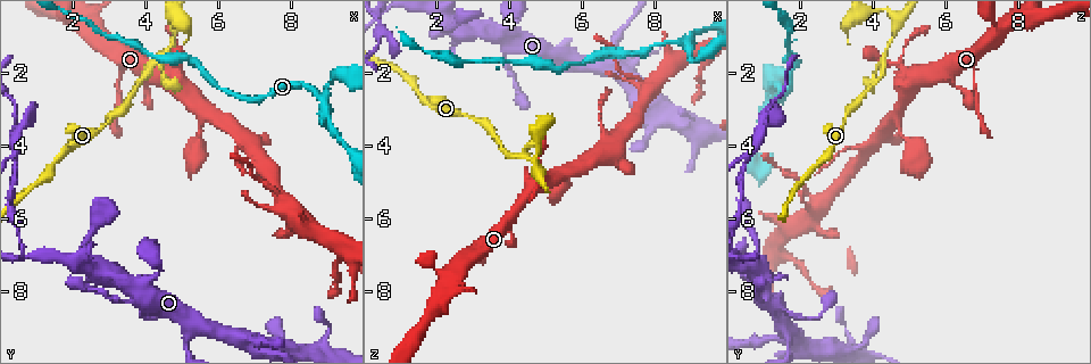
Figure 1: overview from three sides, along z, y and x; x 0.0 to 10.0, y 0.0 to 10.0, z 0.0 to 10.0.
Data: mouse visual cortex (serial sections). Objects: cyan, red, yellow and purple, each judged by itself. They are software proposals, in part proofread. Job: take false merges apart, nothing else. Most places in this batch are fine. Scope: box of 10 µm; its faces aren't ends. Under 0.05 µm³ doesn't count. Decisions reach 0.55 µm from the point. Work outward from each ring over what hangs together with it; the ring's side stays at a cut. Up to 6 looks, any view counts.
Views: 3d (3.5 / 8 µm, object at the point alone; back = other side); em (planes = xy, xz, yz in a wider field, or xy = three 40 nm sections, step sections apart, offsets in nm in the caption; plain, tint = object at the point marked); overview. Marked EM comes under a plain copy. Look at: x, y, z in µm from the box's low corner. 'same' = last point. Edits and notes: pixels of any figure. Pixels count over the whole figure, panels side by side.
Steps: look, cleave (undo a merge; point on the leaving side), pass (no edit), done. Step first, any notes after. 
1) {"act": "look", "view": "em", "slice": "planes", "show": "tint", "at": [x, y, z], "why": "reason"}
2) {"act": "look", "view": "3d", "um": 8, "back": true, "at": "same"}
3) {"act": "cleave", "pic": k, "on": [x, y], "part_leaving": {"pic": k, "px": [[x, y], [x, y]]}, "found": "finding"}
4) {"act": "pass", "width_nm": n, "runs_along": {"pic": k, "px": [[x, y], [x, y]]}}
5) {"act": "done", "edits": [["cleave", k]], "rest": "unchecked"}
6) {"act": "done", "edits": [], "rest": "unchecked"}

{"act": "look", "view": "3d", "um": 3.5, "at": [8.90, 2.70, 1.25], "why": "three-way junction"}

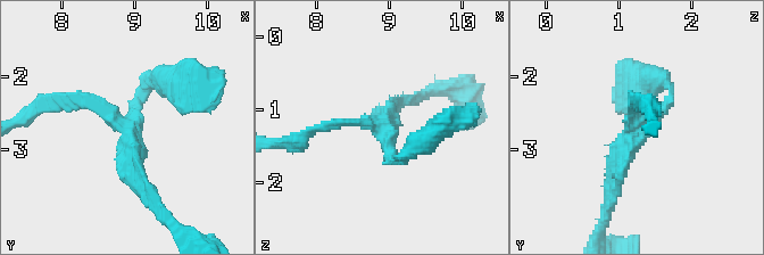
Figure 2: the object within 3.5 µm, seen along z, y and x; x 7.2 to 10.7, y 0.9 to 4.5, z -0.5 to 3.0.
{"act": "look", "view": "em", "slice": "planes", "show": "tint", "at": [8.90, 2.65, 1.20], "arms": 3, "arm_widths_nm": [150, 150, 200]}

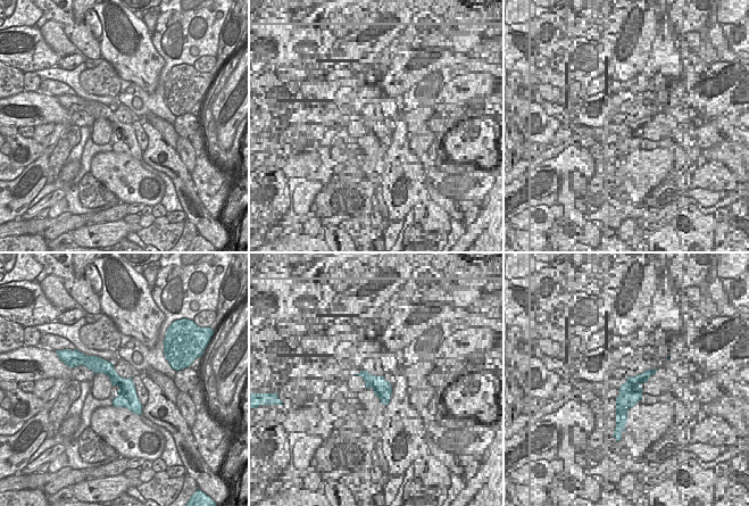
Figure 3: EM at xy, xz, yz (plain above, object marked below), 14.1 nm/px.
{"act": "pass", "width_nm": 280, "runs_along": {"pic": 2, "px": [[60, 104], [96, 104], [127, 124], [148, 191]]}, "found": "all the same cell"}

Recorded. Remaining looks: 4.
{"act": "look", "view": "3d", "um": 3.5, "at": [4.80, 0.95, 4.60], "why": "abrupt turn"}

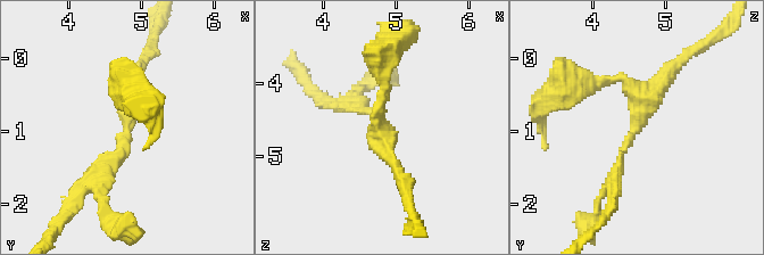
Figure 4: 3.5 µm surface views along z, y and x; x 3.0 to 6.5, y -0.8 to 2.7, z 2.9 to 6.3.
{"act": "look", "view": "em", "slice": "xy", "step": 1, "show": "tint", "at": [4.80, 0.95, 4.65], "why": "need the tissue"}

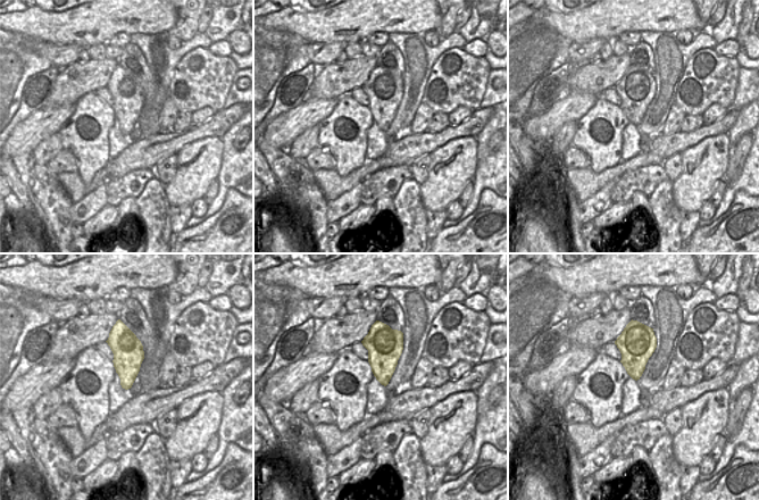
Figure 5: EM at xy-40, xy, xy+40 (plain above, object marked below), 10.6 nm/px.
{"act": "pass", "width_nm": 320, "runs_along": {"pic": 4, "px": [[90, 186], [125, 144], [129, 81]]}, "found": "one cell here"}

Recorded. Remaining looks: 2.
{"act": "look", "view": "3d", "um": 8, "at": [2.35, 7.25, 0.65], "why": "small branch off a trunk"}

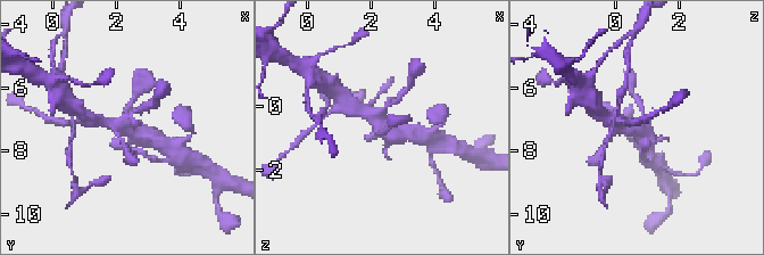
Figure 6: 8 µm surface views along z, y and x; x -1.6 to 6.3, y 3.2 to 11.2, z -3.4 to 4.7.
{"act": "look", "view": "em", "slice": "planes", "show": "tint", "at": "same"}

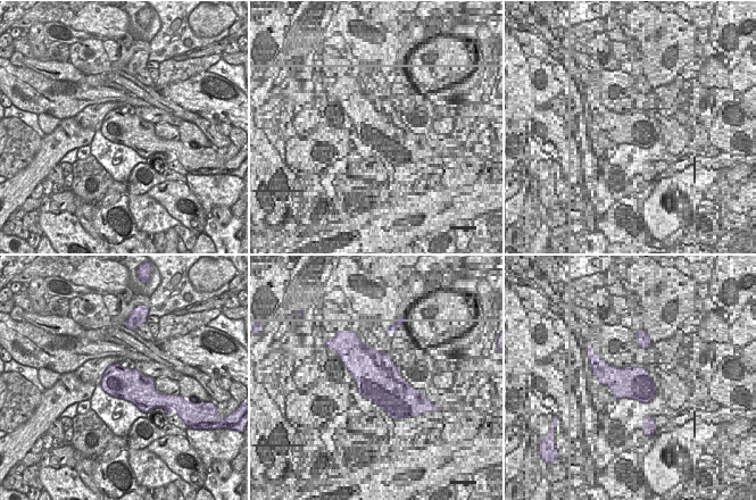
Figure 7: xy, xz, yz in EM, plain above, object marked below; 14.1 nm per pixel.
{"act": "pass", "runs_along": {"pic": 6, "px": [[409, 134], [391, 134], [355, 110]]}, "found": "all the same cell"}

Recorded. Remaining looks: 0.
{"act": "done", "edits": [], "rest": "unchecked"}

